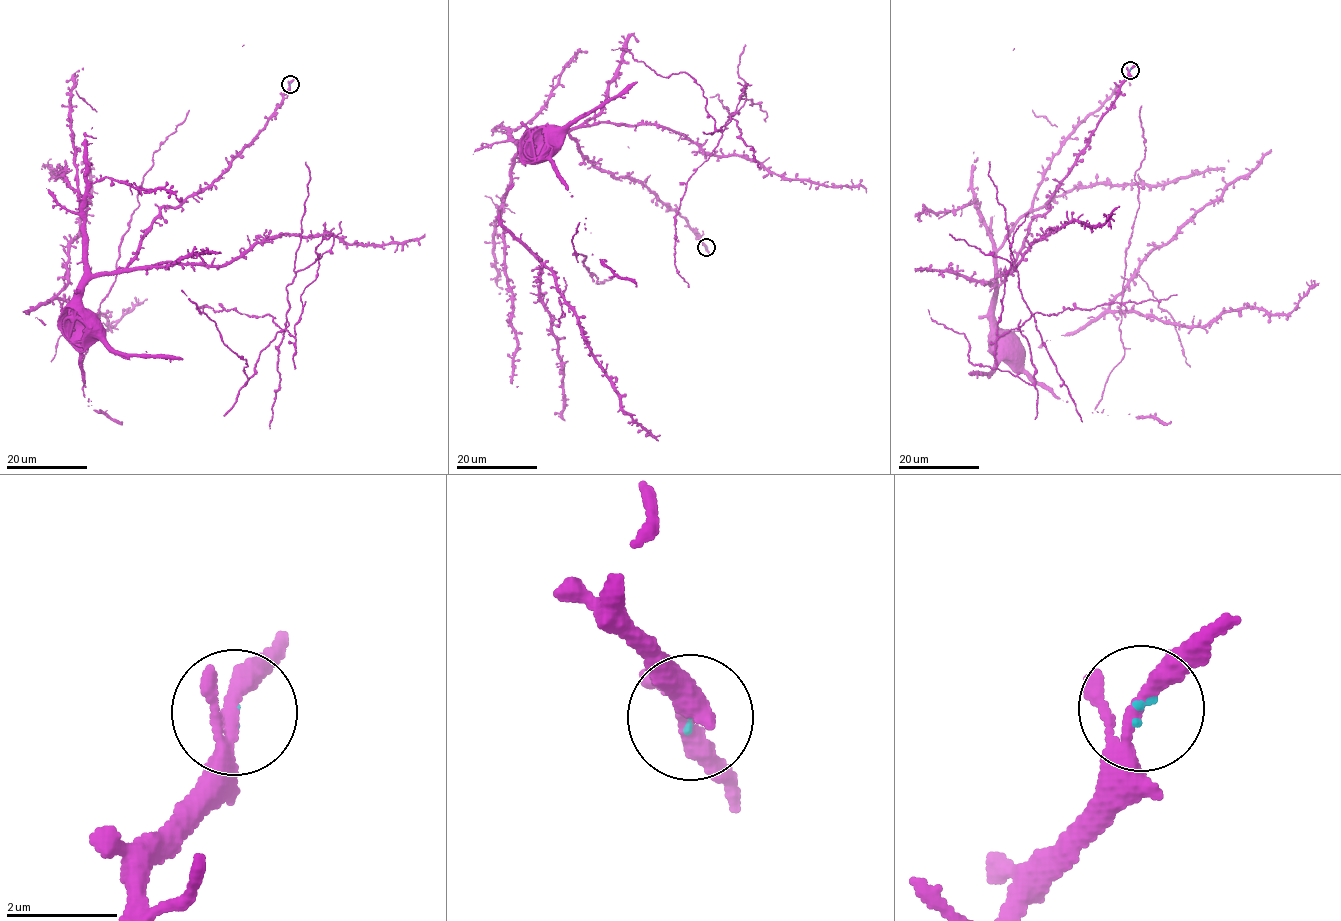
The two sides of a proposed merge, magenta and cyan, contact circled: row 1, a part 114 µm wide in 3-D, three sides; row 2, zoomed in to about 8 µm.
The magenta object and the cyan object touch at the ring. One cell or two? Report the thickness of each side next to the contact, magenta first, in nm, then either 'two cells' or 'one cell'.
calibres 240 and 70 nm; one cell

